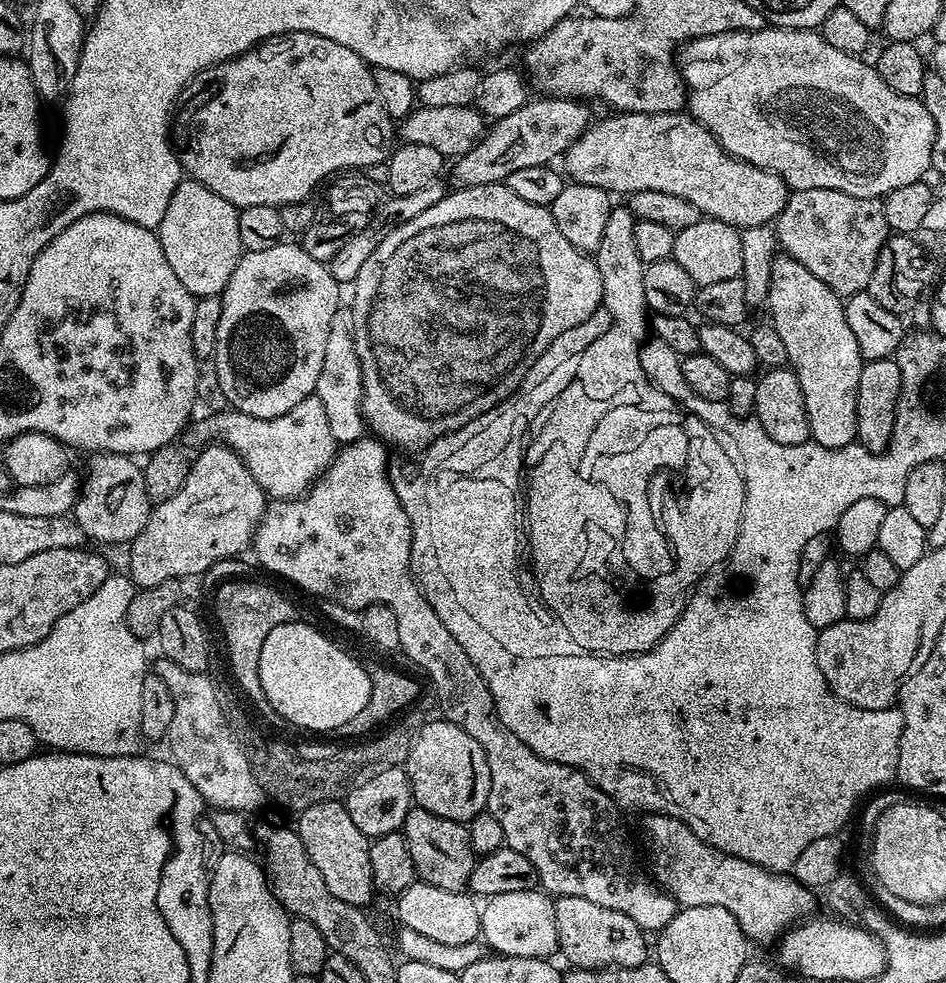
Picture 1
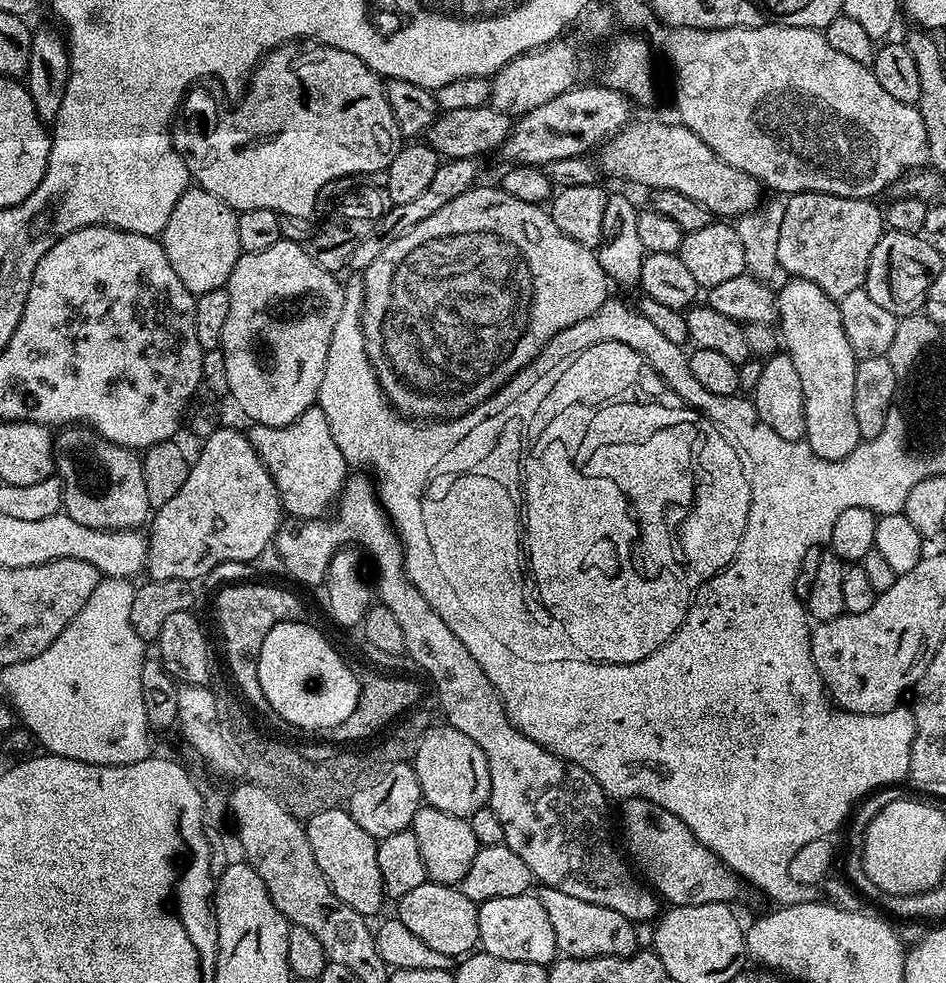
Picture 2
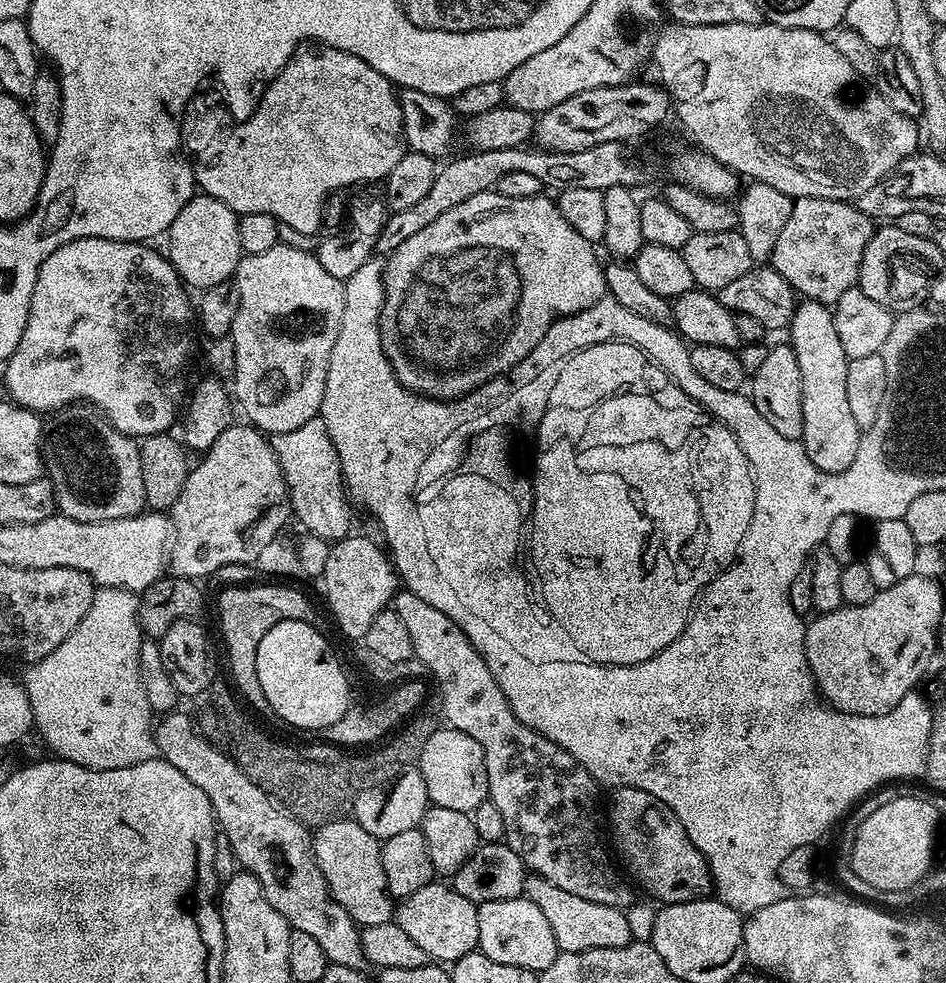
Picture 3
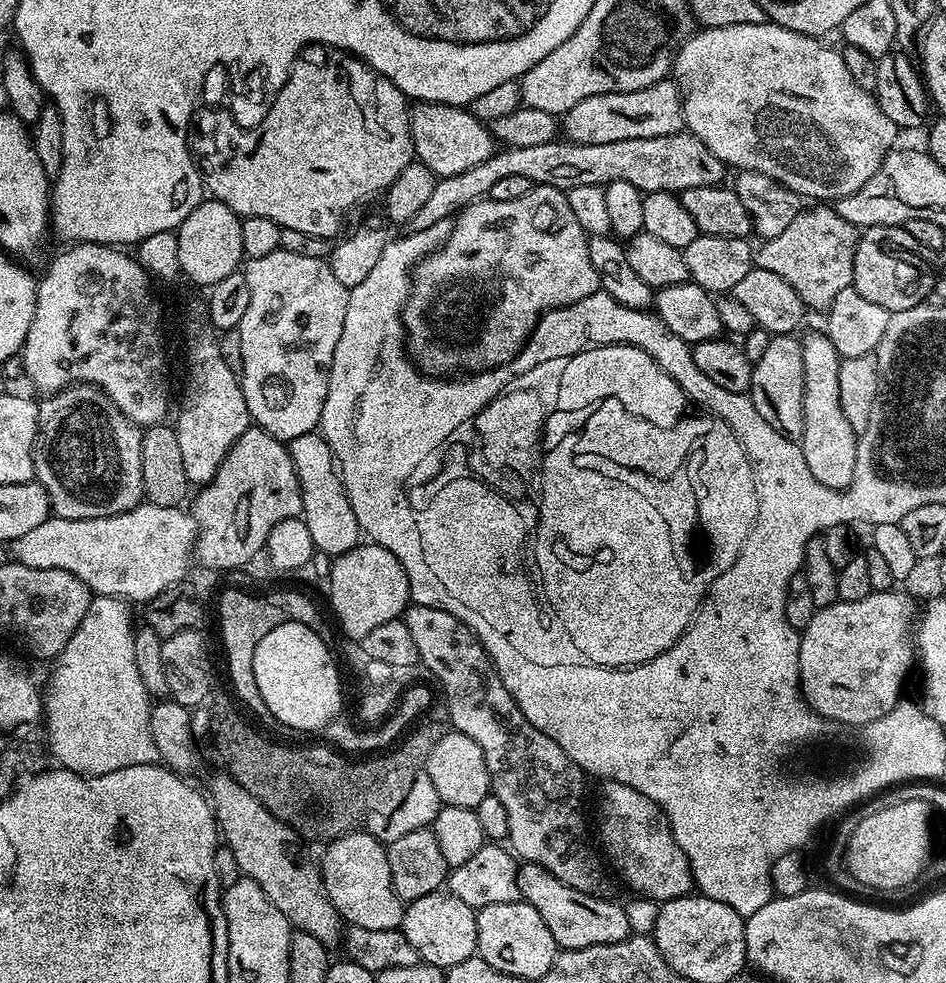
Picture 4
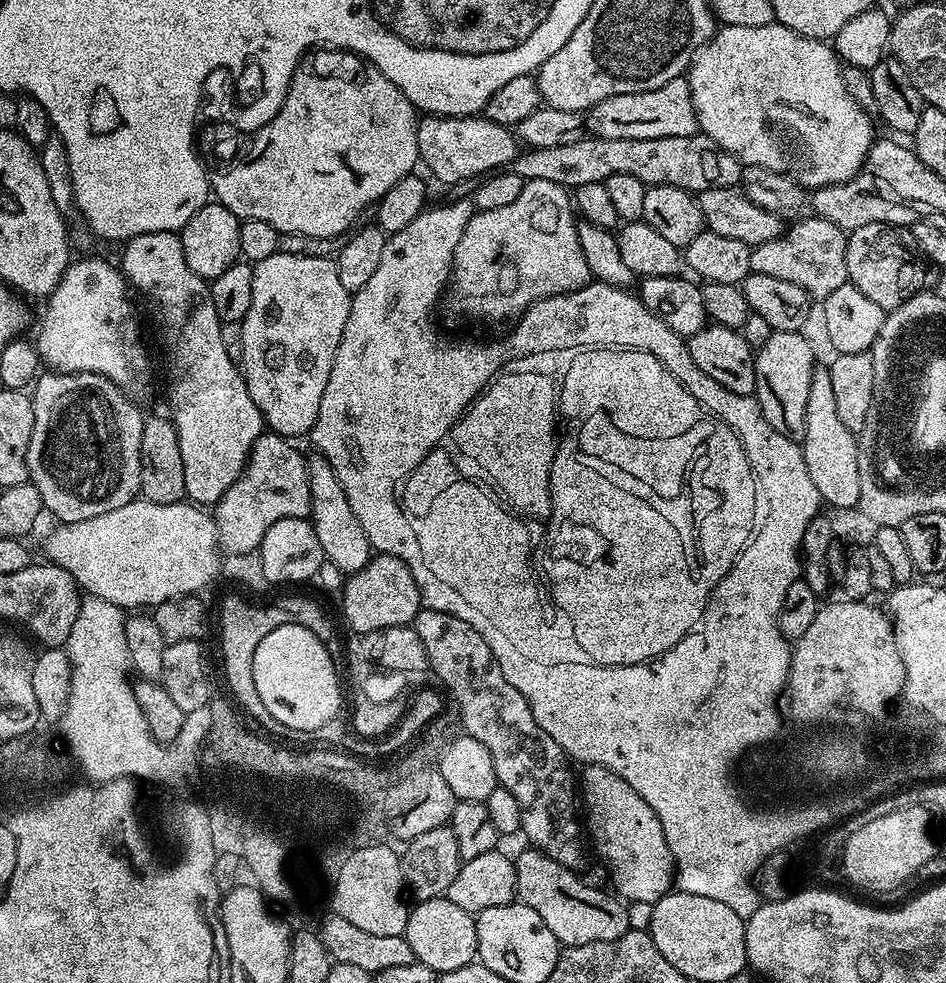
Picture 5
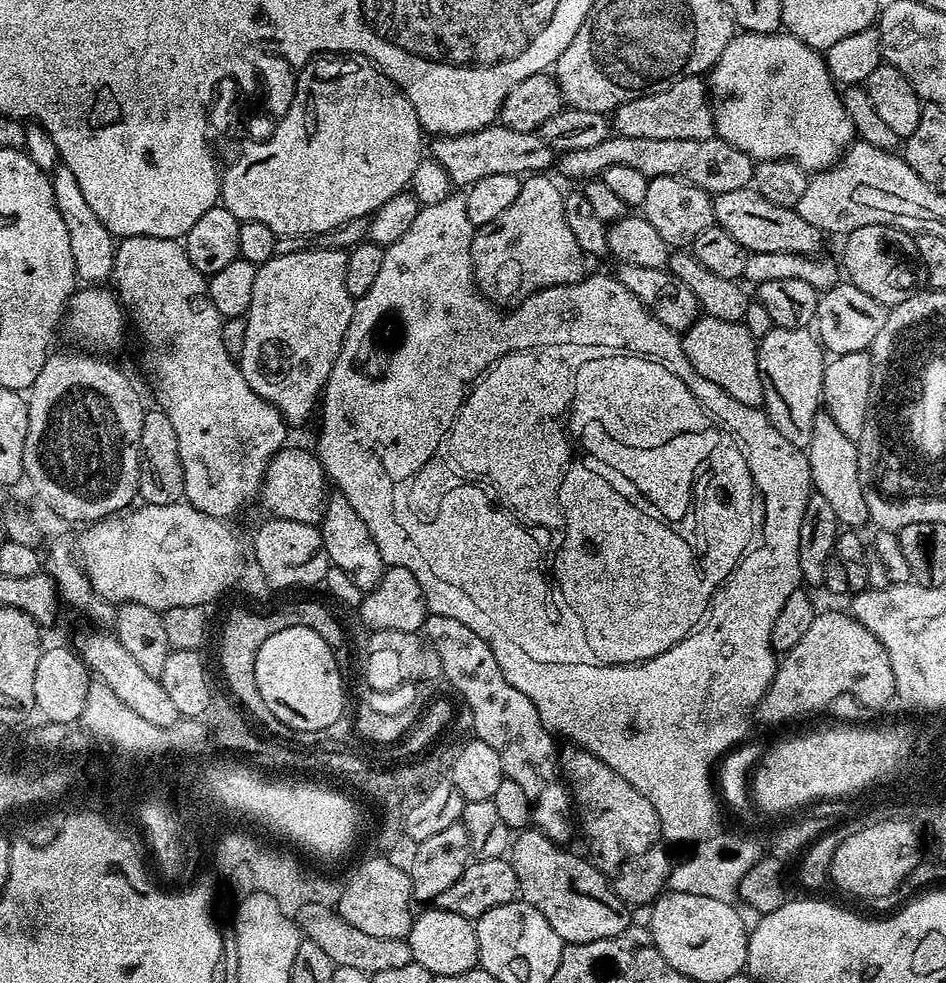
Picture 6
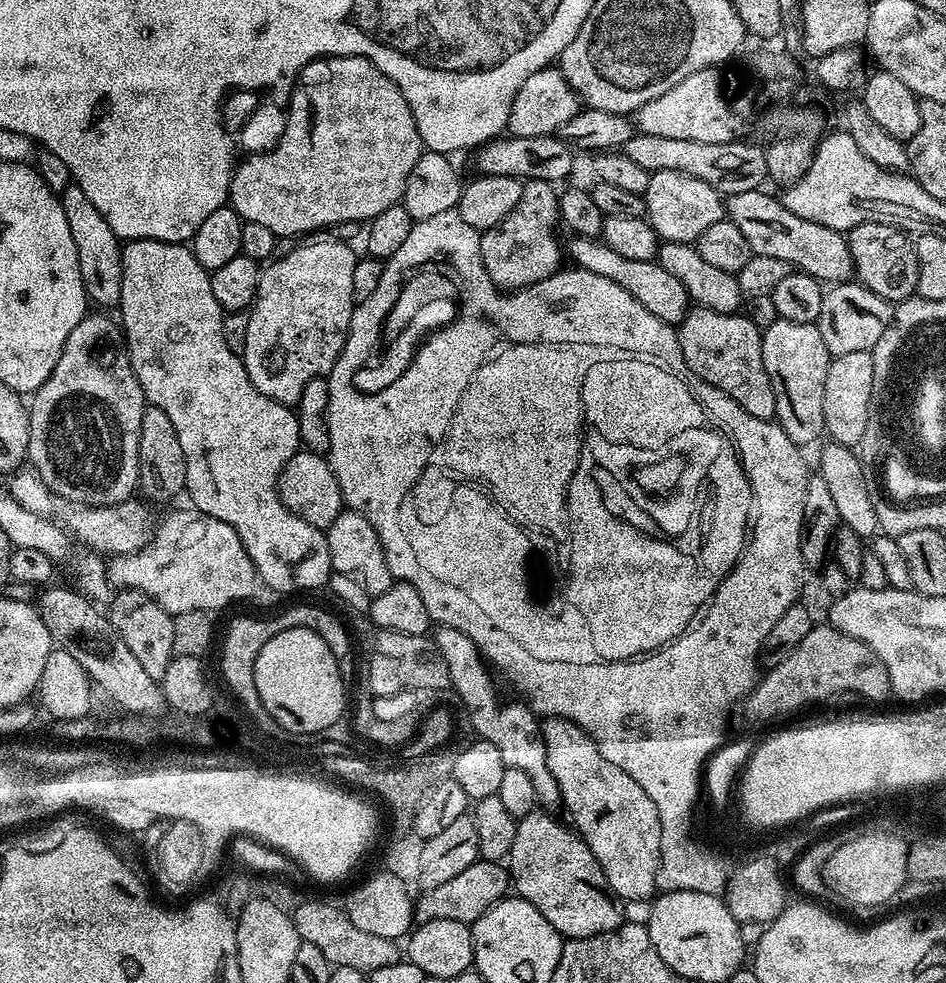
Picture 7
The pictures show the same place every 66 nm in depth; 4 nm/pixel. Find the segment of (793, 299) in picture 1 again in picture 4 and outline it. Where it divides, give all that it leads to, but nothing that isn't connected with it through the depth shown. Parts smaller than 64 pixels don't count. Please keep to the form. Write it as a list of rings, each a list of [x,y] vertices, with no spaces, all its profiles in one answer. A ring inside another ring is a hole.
[[[827,334],[803,337],[802,370],[804,371],[804,429],[798,441],[810,474],[822,486],[846,489],[852,484],[856,465],[858,434],[850,426],[838,398],[838,366],[842,357]]]

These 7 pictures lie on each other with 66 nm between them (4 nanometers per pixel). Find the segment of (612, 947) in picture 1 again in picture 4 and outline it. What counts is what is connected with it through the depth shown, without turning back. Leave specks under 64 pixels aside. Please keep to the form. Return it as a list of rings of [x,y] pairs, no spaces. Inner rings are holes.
[[[521,863],[518,870],[518,890],[520,899],[525,904],[534,906],[538,914],[542,914],[542,922],[546,922],[550,934],[554,934],[557,949],[602,946],[610,942],[622,942],[630,935],[628,916],[622,905],[604,900],[603,895],[591,896],[582,890],[574,890],[558,882],[558,878],[554,878],[554,874],[550,874],[550,870],[542,866]]]

